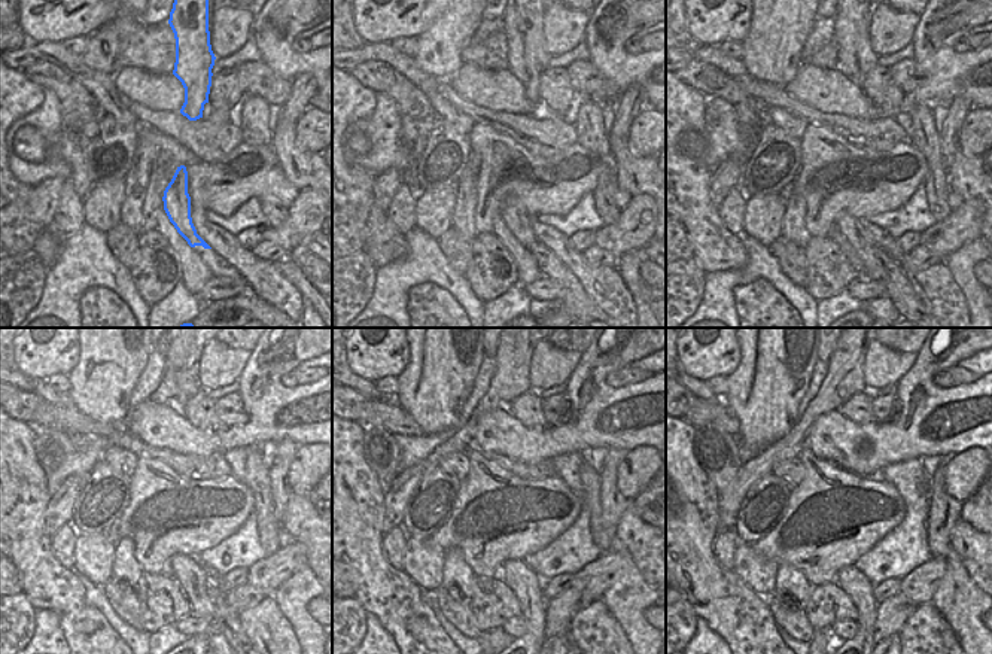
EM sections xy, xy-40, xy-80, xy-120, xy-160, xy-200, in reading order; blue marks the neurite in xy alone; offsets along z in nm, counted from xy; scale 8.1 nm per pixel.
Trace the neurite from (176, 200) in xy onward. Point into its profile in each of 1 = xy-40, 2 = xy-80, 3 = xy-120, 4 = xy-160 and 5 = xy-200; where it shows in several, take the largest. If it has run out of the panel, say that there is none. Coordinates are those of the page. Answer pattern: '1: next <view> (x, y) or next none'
1: next xy-40 (513, 213)
2: next xy-80 (852, 228)
3: next xy-120 (191, 577)
4: next xy-160 (525, 583)
5: next xy-200 (858, 587)

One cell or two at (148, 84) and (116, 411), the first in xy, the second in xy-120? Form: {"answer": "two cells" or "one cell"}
{"answer": "two cells"}

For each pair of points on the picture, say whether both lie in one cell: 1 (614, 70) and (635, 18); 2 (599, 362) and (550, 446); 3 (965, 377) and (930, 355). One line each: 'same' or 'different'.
1: same
2: same
3: different

